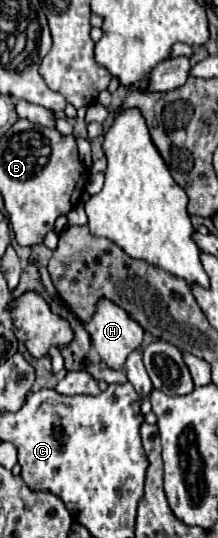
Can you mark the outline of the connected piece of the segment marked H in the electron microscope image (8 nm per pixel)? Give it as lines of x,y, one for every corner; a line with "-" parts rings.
106,297
98,299
96,311
86,323
86,331
90,333
92,349
98,359
112,369
124,369
128,353
140,349
144,335
144,329

